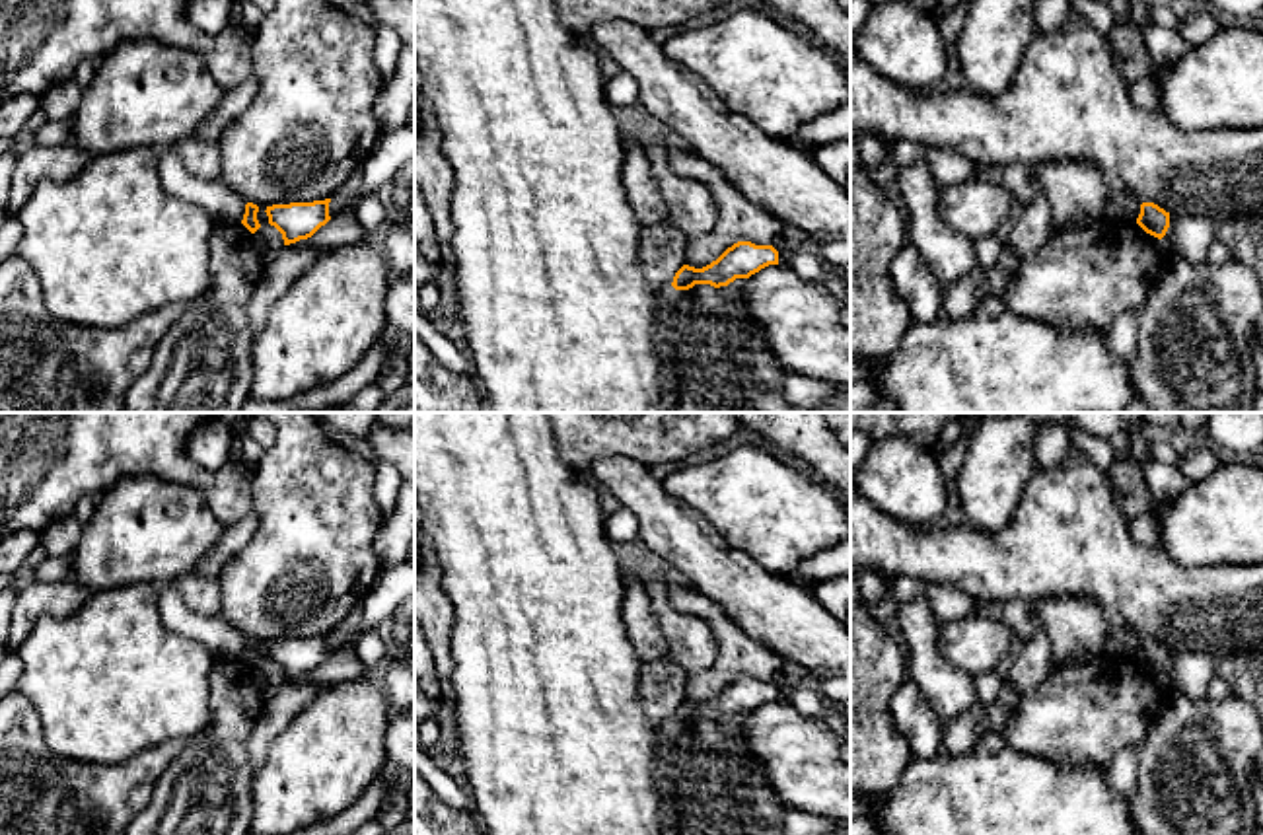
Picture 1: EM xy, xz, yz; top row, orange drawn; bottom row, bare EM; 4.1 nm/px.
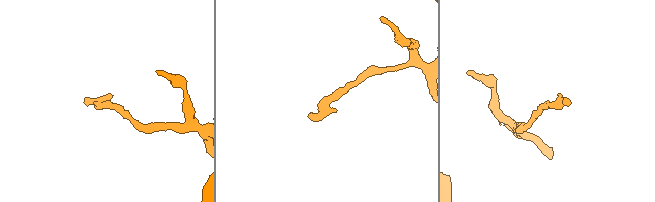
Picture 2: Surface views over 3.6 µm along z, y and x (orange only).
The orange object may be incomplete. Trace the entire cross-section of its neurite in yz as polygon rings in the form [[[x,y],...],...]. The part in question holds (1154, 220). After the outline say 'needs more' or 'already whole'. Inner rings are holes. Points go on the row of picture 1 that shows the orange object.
[[[1142,202],[1137,224],[1150,236],[1162,239],[1170,228],[1170,212],[1154,202]]]; already whole

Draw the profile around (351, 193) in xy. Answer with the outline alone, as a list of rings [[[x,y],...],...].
[[[354,171],[344,185],[331,197],[329,216],[331,220],[344,212],[354,212],[364,195],[362,171]]]

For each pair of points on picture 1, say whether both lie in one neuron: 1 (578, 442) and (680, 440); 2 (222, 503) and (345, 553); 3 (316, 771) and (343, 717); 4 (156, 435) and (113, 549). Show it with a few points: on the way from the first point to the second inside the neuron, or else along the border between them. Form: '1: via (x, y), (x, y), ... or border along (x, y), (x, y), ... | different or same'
1: via (604, 438), (654, 438) | same
2: border along (253, 477), (252, 510) | different
3: via (325, 758), (335, 748), (343, 730) | same
4: border along (185, 483), (152, 475), (123, 475), (98, 495) | different

